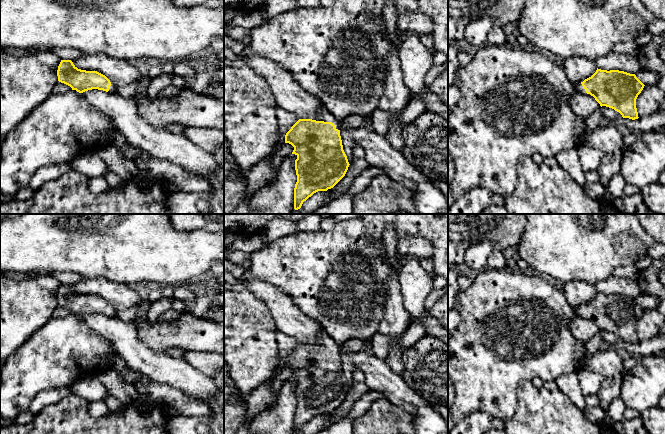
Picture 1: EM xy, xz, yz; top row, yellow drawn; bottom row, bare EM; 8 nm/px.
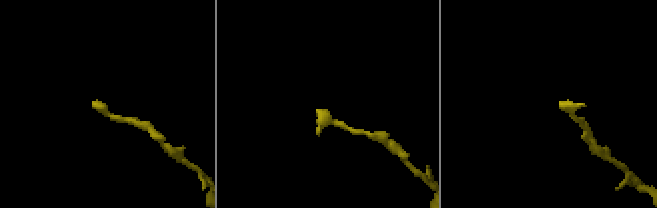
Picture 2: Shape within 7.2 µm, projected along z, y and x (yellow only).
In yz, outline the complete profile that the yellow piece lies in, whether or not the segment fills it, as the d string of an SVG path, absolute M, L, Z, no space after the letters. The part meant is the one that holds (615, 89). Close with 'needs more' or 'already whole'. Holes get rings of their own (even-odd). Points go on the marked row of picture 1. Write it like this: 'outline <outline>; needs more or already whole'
outline M598 69L581 83L574 83L576 92L587 93L595 98L600 106L619 112L623 118L638 119L636 99L644 88L636 77L619 70Z; needs more

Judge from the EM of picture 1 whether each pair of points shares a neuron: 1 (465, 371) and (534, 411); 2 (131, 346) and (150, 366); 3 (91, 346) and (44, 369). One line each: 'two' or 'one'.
1: two
2: one
3: one

